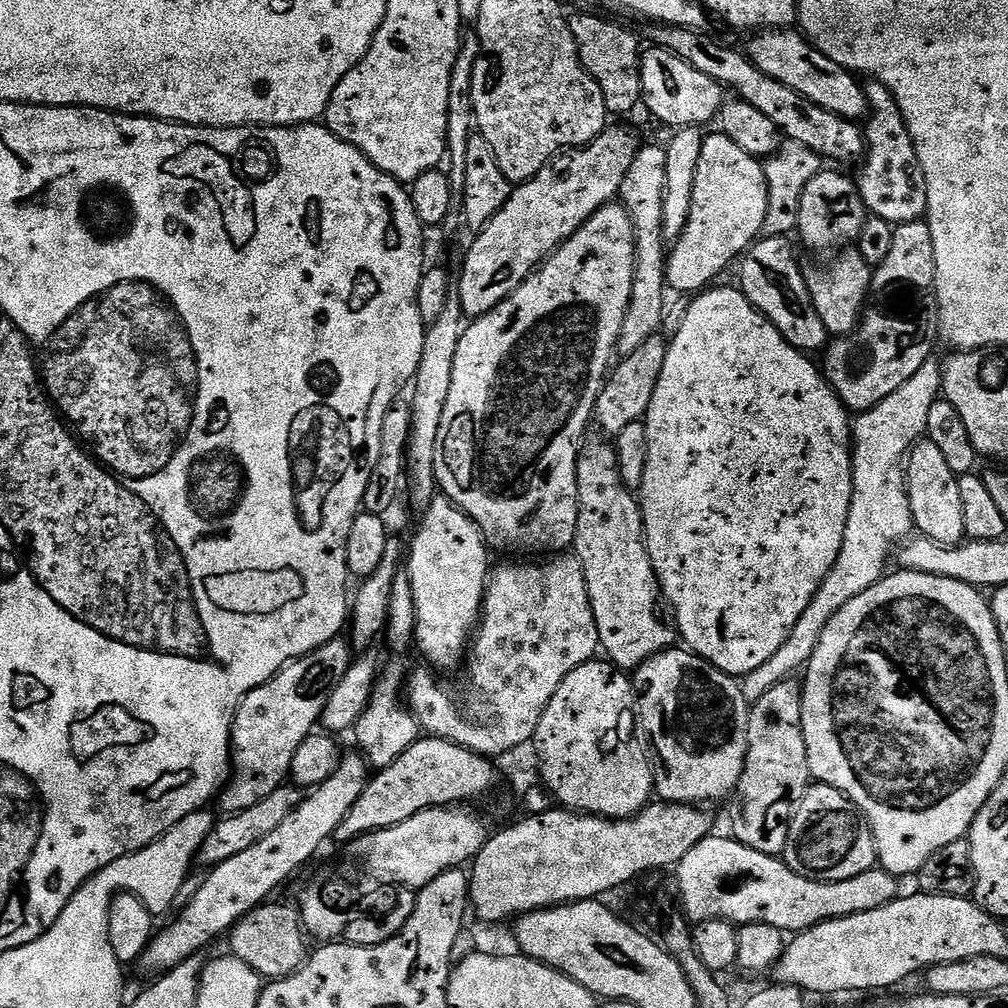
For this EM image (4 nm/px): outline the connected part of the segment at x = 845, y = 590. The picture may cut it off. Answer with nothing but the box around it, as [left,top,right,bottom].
[743,359,942,702]

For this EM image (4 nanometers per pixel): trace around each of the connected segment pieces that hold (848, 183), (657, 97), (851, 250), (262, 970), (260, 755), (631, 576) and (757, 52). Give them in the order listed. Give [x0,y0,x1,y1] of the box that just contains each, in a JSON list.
[[796,170,869,252],[640,46,726,130],[808,246,873,337],[226,902,310,982],[218,638,353,813],[574,443,677,670],[746,28,869,122]]

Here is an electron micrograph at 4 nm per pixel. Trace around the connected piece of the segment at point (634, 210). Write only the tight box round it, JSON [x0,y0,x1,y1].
[616,144,670,357]

